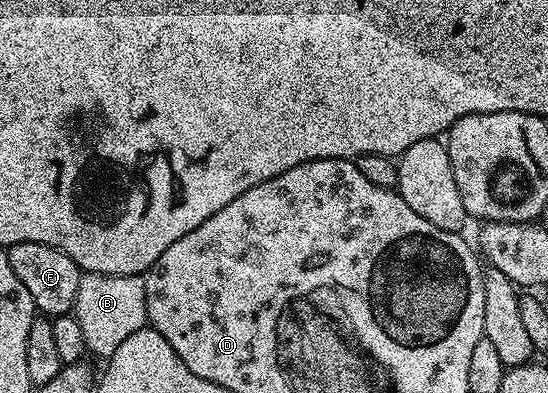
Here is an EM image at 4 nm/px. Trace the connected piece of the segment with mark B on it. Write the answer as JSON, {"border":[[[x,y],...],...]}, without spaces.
{"border":[[[98,272],[84,273],[79,282],[79,290],[75,290],[72,316],[79,322],[83,329],[86,349],[102,358],[108,358],[119,350],[119,346],[126,338],[131,338],[135,330],[146,327],[147,324],[147,298],[145,297],[145,277],[116,276],[115,274],[99,274]]]}

